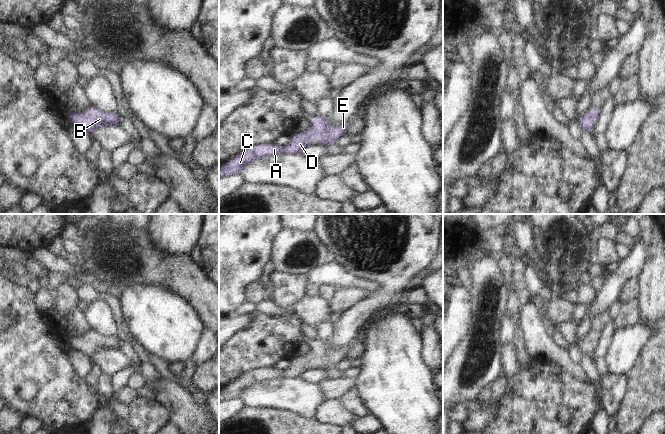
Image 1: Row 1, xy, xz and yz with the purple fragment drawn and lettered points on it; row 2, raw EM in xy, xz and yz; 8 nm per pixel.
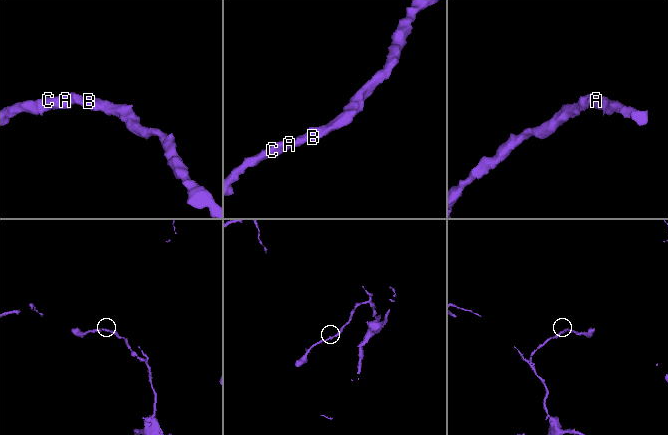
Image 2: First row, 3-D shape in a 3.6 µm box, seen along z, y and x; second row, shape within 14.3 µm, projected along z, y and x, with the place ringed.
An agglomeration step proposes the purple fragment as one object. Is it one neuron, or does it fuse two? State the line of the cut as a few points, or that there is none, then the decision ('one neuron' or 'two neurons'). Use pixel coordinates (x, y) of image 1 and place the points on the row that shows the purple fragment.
no cut | one neuron

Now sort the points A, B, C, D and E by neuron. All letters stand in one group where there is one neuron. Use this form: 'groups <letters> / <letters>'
groups A B C D E

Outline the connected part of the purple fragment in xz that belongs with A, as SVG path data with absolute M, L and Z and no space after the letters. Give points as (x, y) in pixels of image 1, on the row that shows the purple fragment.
M317 116L308 130L293 134L291 141L286 146L273 143L250 146L225 164L220 164L219 177L239 174L247 164L260 158L275 156L279 152L298 154L307 148L313 140L319 140L323 145L335 144L340 136L347 133L349 124L350 122L334 127L328 123L325 116Z

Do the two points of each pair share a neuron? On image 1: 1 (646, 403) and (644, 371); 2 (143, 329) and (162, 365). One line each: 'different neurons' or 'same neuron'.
1: same neuron
2: different neurons

